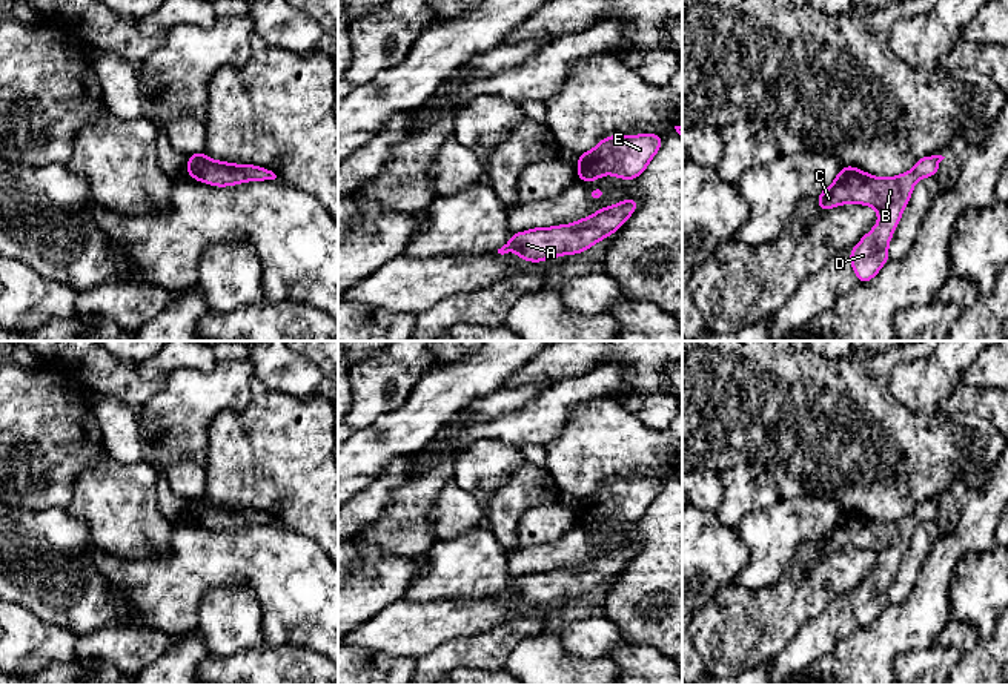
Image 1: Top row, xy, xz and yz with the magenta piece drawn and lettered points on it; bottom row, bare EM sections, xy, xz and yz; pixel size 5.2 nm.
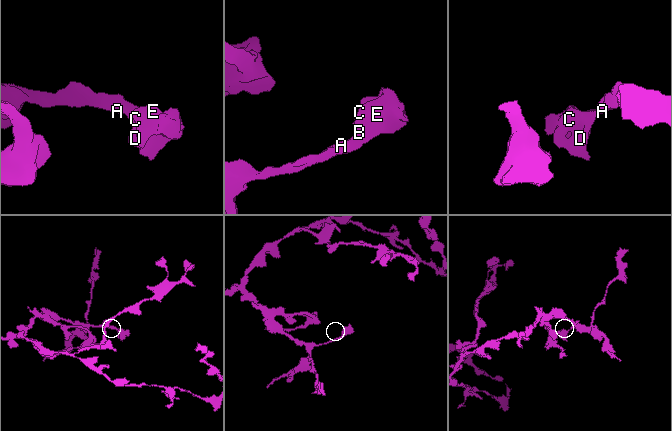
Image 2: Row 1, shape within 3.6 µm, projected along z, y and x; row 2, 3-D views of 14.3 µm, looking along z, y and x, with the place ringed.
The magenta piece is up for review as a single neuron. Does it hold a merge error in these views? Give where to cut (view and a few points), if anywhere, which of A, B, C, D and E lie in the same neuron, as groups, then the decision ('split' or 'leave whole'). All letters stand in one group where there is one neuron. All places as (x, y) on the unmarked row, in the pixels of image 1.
no cut; A B C D E; leave whole

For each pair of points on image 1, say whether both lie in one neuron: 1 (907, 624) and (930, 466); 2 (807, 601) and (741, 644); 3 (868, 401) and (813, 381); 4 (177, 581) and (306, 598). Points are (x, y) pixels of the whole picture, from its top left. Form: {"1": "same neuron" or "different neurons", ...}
{"1": "different neurons", "2": "same neuron", "3": "same neuron", "4": "same neuron"}

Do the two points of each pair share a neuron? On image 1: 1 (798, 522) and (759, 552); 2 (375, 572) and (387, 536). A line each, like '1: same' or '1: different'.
1: same
2: different

